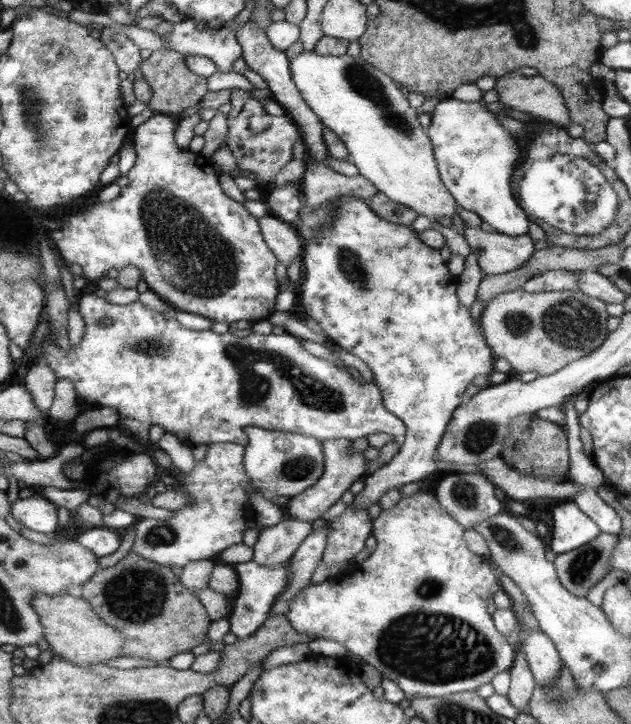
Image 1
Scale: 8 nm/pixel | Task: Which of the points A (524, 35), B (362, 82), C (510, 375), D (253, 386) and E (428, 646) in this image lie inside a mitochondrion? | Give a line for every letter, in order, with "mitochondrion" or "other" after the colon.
A: mitochondrion
B: mitochondrion
C: other
D: mitochondrion
E: mitochondrion

